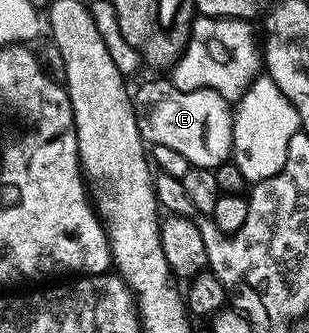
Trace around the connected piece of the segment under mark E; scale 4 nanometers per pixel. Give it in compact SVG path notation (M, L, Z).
M173 80L146 81L132 93L136 127L140 127L143 142L160 147L172 147L188 159L196 169L213 169L231 160L234 151L234 114L231 102L216 91L197 89L180 91Z

